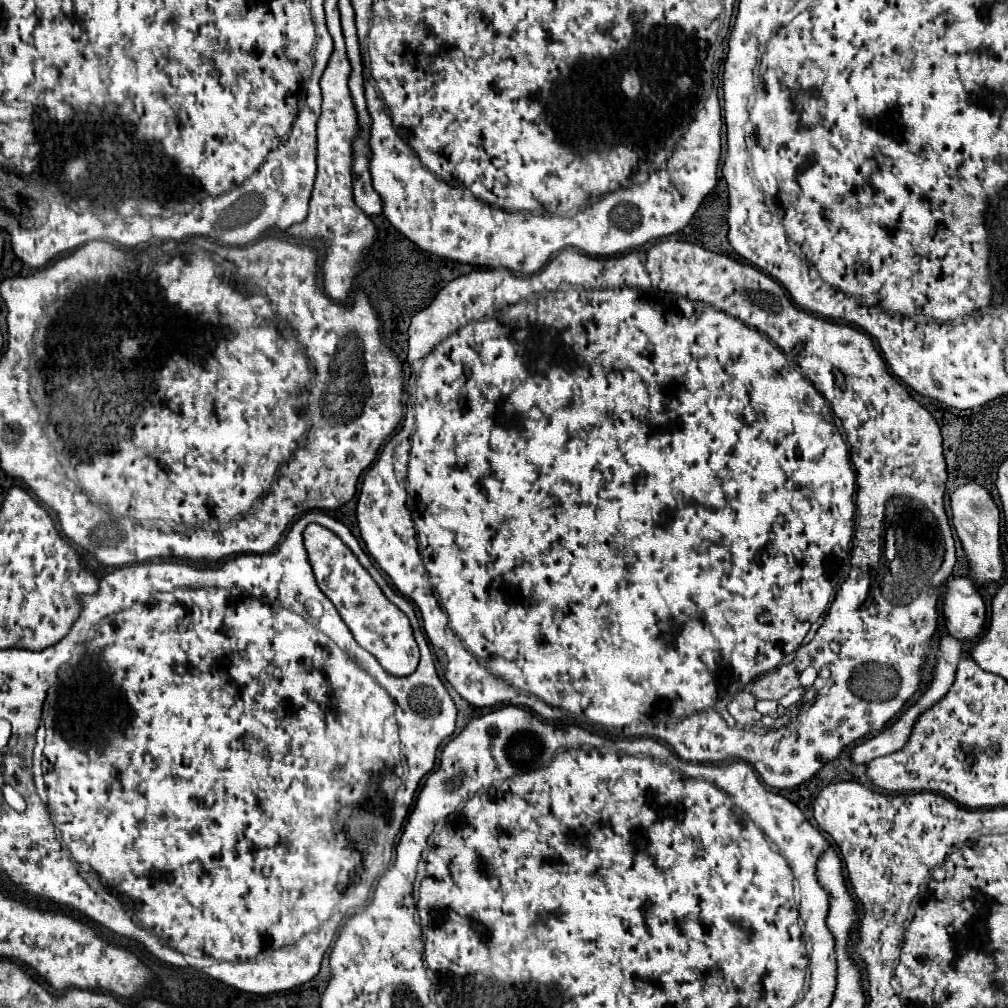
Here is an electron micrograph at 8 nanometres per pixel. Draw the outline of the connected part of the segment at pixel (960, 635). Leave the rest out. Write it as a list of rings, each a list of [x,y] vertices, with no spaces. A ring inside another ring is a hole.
[[[967,576],[947,582],[943,614],[949,634],[959,642],[981,636],[985,626],[985,604]]]

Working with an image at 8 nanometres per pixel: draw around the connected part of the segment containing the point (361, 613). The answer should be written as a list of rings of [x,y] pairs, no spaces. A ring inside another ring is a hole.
[[[309,524],[303,538],[321,592],[335,604],[339,616],[343,618],[359,646],[371,652],[377,662],[393,676],[407,676],[415,672],[419,664],[419,648],[413,638],[409,618],[385,598],[381,588],[359,564],[355,554],[331,530],[319,524]]]

